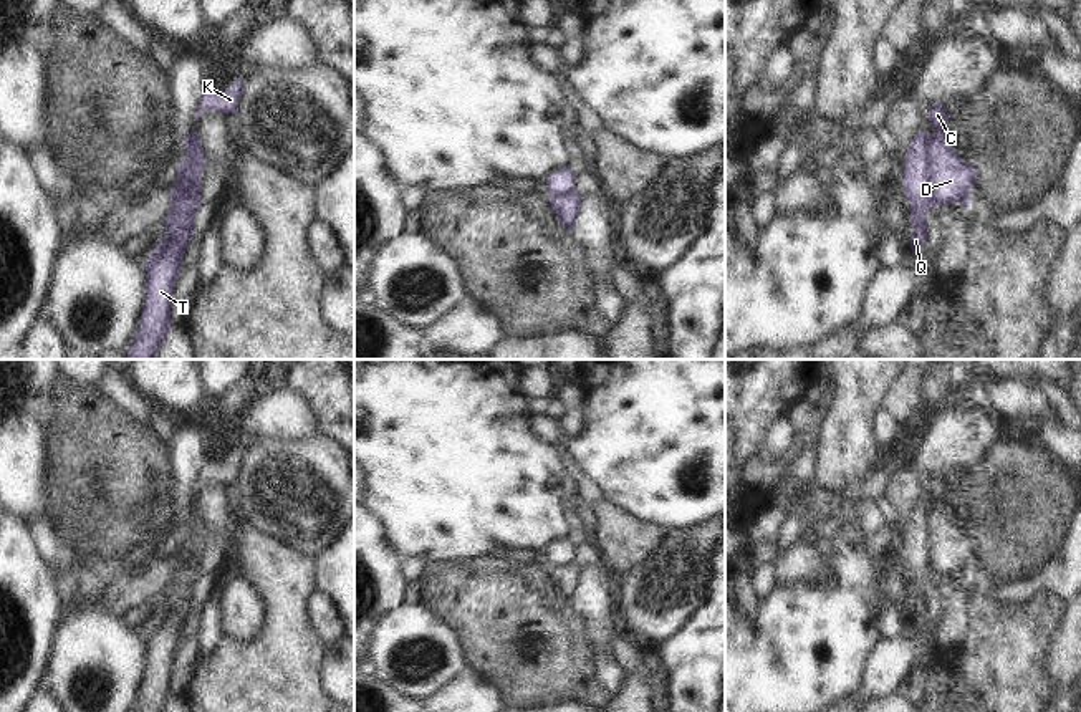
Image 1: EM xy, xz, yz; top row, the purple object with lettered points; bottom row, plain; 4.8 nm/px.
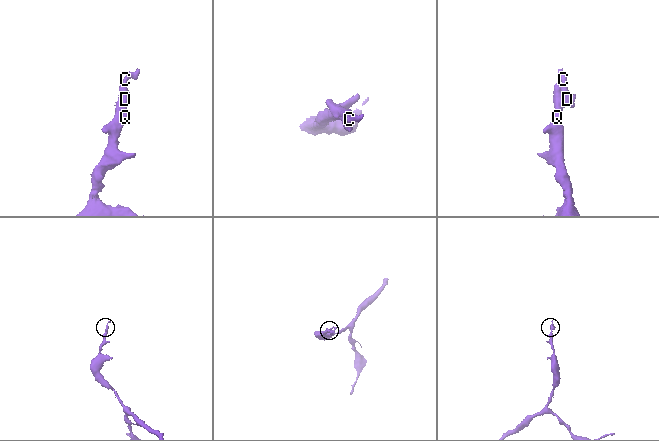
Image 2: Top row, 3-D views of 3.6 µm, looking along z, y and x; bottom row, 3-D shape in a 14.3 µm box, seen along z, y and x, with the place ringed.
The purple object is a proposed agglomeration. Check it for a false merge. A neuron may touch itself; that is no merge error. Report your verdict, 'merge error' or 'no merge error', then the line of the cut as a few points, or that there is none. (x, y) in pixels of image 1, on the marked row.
merge error; cut in yz along (929, 136), (931, 196), (937, 206)

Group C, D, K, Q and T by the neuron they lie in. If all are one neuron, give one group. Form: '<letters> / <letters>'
C D K / Q T

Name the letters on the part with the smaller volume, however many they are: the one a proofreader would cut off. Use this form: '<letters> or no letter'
C, D, K

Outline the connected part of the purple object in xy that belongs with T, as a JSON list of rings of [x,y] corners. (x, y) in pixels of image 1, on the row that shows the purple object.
[[[199,132],[185,134],[187,159],[179,164],[174,182],[177,195],[172,199],[166,220],[166,233],[146,260],[146,303],[142,306],[139,330],[126,359],[156,359],[162,341],[169,334],[172,295],[175,278],[182,272],[182,258],[194,232],[194,214],[200,207],[202,174],[197,171],[197,159],[192,156],[192,141]]]

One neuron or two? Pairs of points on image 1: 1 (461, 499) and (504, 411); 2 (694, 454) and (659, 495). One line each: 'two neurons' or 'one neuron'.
1: one neuron
2: one neuron

